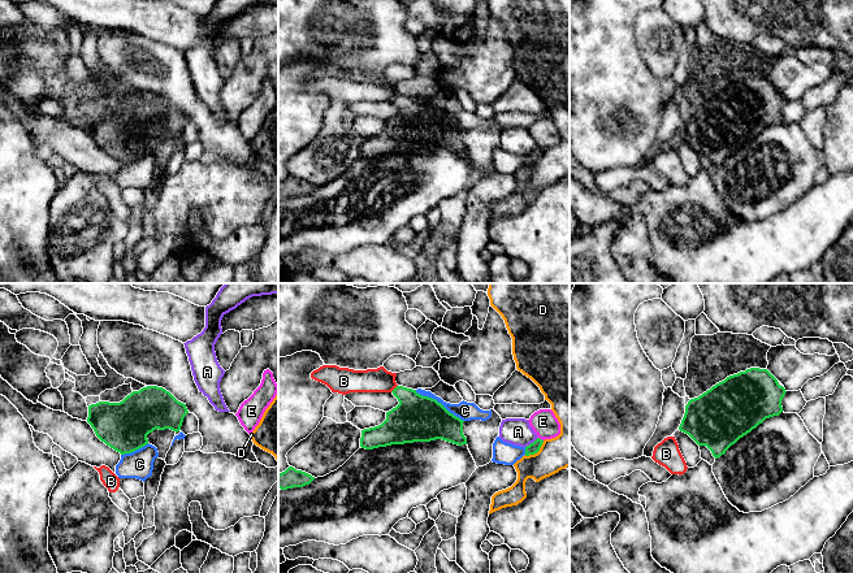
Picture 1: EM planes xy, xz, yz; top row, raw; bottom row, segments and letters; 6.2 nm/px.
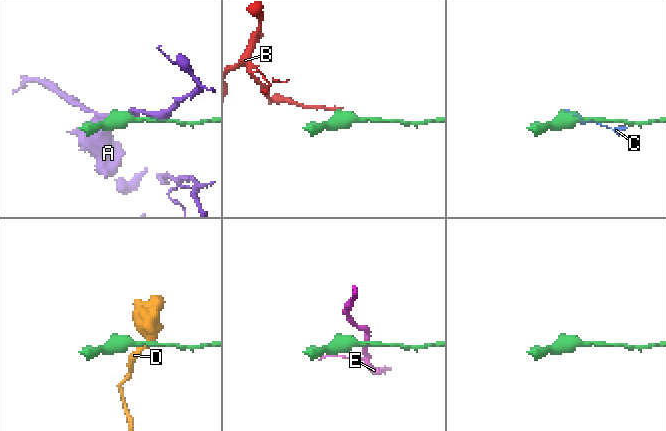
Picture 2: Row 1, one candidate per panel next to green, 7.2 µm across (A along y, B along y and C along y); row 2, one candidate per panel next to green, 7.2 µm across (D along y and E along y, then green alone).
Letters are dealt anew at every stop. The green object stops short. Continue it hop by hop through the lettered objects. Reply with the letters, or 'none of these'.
none of these

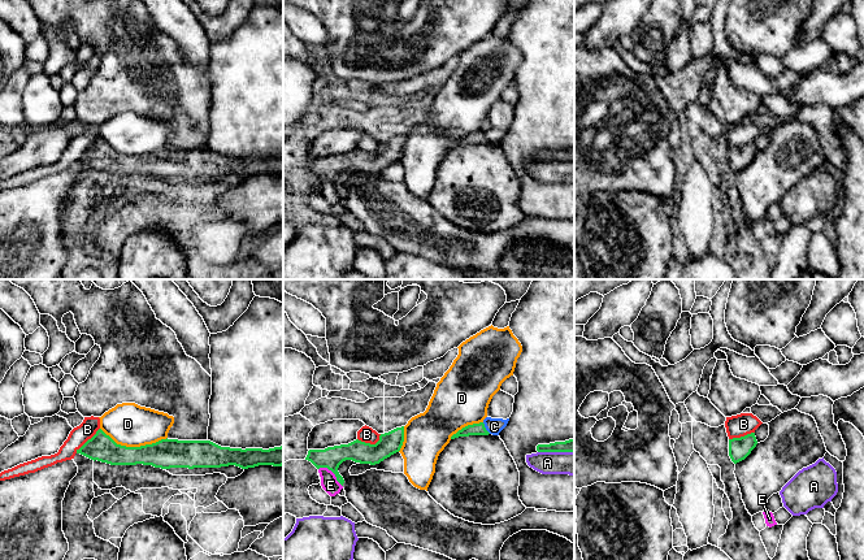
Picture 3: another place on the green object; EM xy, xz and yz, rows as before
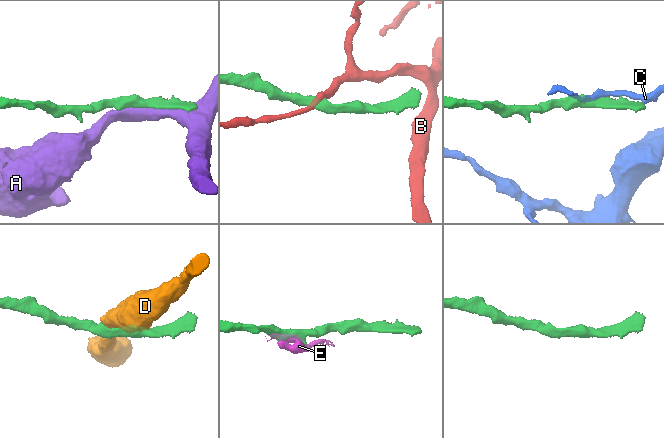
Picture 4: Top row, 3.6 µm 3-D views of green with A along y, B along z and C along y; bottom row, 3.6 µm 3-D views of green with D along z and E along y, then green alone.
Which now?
none of these

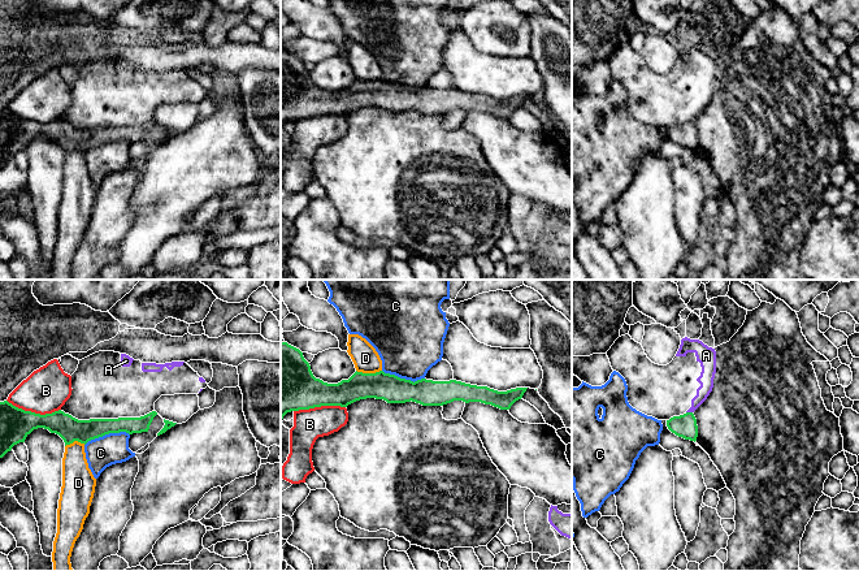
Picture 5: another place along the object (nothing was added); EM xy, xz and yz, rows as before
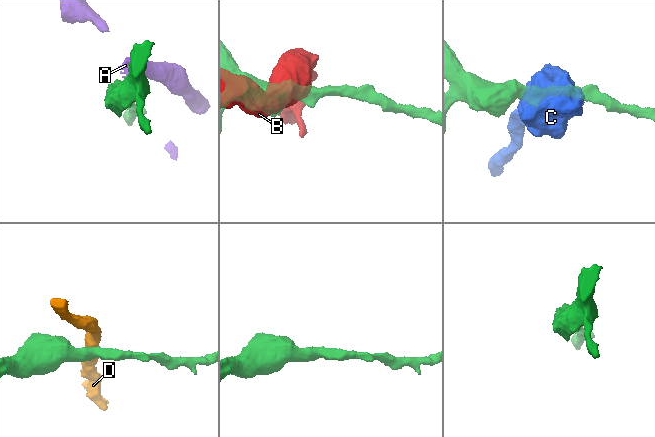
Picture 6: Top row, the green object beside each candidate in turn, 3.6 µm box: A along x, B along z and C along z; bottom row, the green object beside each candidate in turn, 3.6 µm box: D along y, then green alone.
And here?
none of these

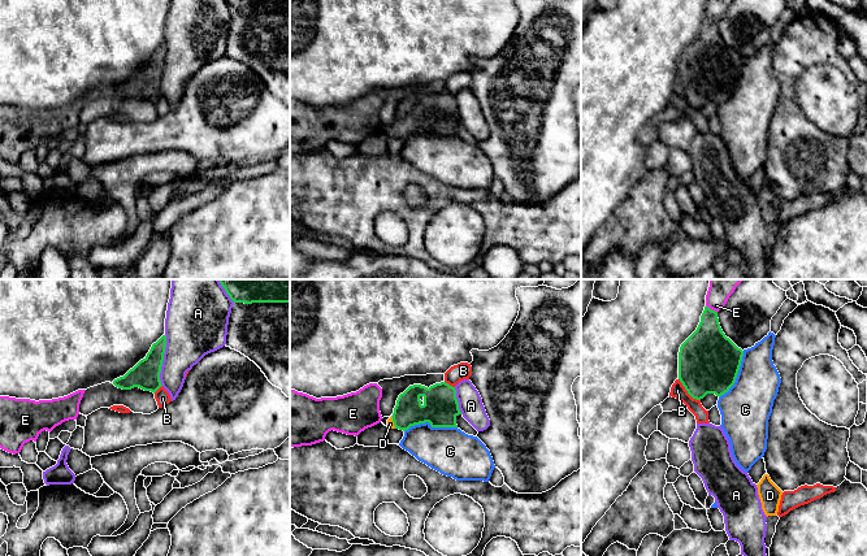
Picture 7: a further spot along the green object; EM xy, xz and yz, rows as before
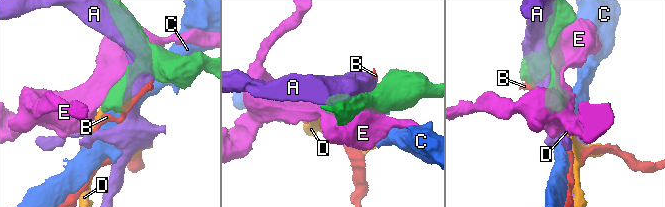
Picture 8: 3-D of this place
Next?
D

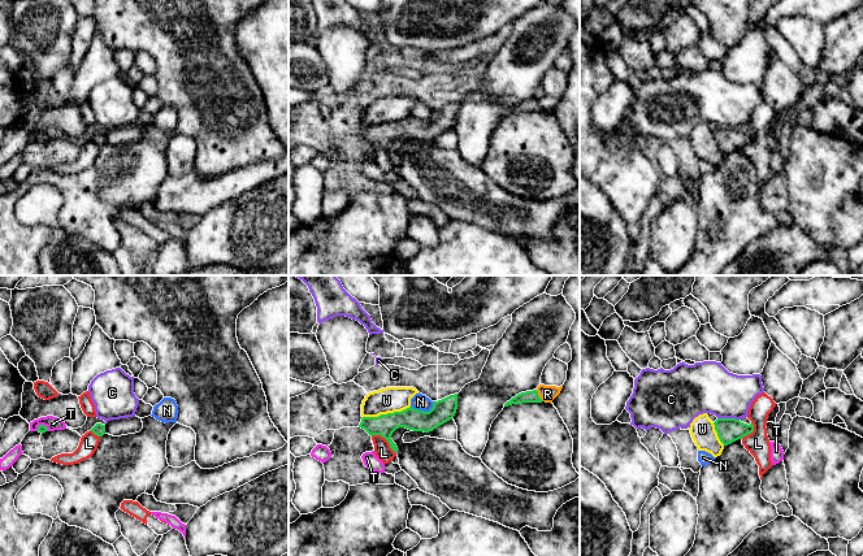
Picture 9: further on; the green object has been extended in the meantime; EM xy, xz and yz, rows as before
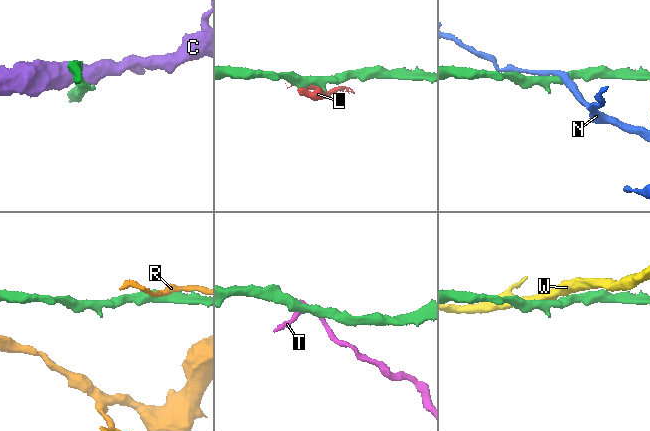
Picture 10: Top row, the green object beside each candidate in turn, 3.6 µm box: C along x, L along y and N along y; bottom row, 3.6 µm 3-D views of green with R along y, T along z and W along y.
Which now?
none of these

